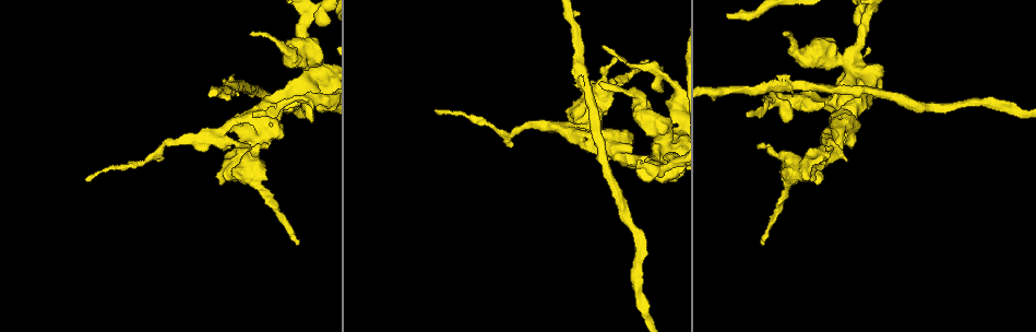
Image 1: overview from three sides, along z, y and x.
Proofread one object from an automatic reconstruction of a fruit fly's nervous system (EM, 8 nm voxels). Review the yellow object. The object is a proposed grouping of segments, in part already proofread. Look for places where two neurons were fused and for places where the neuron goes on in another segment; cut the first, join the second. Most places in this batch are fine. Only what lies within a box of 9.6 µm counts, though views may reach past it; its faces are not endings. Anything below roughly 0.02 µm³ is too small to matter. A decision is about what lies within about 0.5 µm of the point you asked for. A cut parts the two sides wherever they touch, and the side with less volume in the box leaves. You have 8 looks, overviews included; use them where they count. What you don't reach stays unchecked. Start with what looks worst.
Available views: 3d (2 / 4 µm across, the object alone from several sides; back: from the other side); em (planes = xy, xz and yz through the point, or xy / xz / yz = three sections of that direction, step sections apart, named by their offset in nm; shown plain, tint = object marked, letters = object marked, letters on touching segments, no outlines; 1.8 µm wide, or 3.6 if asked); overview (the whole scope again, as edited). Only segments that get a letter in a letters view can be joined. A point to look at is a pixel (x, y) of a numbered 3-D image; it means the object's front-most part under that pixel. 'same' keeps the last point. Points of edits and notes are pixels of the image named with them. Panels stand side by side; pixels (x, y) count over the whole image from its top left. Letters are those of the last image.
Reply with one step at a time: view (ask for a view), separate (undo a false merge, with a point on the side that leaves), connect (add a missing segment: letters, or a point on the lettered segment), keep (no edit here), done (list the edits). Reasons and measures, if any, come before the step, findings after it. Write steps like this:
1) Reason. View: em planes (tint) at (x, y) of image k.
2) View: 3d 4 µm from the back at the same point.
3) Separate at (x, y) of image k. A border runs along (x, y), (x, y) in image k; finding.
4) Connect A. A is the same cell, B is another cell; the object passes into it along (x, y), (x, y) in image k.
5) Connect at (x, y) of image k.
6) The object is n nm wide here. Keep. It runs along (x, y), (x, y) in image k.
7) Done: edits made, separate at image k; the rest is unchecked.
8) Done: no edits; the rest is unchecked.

Calibre changes. View: em 3.6 µm planes (plain) at (662, 150) of image 1.

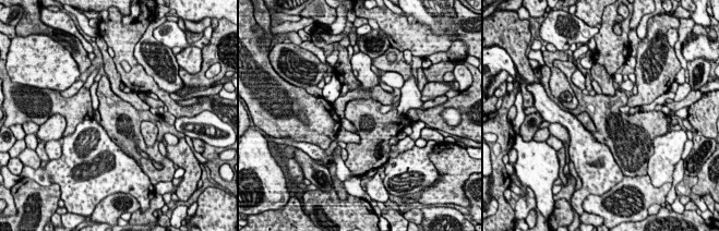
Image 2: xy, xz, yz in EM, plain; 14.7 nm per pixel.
View: em 3.6 µm planes (tint) at the same point.

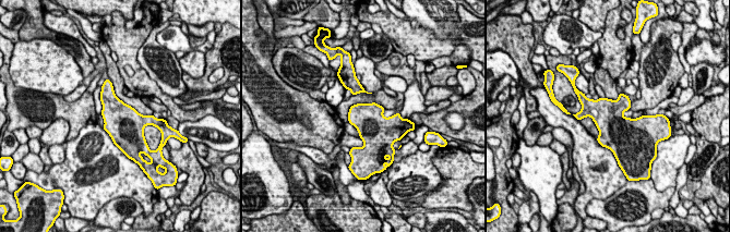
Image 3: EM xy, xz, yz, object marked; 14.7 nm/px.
View: em 3.6 µm planes (letters) at the same point.

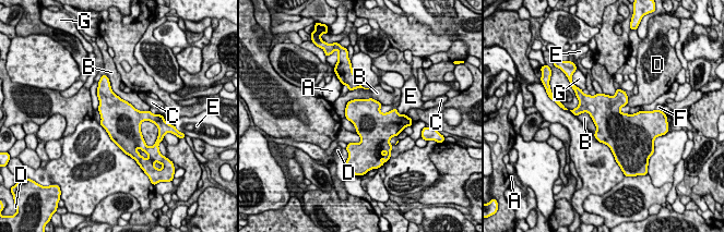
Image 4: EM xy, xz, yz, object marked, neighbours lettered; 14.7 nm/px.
Keep. A, B, C, D, E, F and G are other cells; a border runs along (107, 77), (117, 95), (149, 110) in image 4; one neuron here.

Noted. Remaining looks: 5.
Free end. View: em xy step 16 (tint) at (510, 146) of image 1.

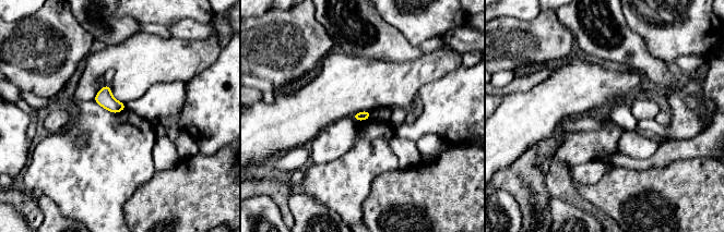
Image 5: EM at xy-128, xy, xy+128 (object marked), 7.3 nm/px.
View: em planes (tint) at the same point.

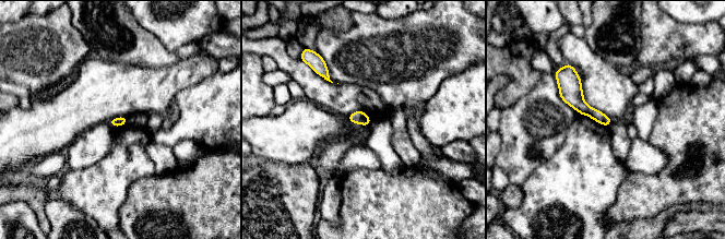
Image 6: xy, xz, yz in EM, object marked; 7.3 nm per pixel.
View: em planes (letters) at the same point.

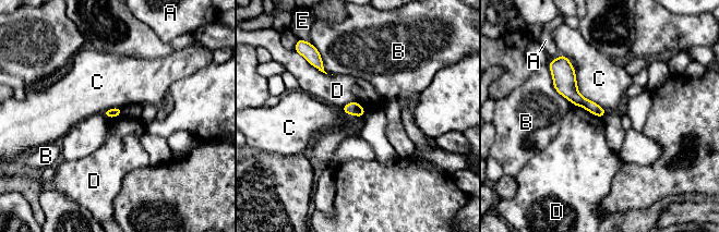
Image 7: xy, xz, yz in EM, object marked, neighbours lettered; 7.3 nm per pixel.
Keep. A, B, C, D and E are other cells; a border runs along (340, 108), (356, 101), (366, 112) in image 7; no lettered segment goes on from it.

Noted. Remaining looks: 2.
Abrupt turn. View: em planes (tint) at (215, 134) of image 1.

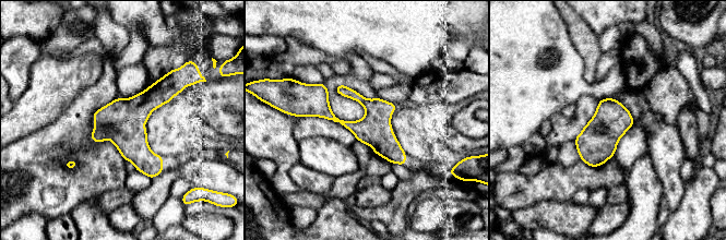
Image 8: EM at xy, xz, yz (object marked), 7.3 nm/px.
View: em planes (letters) at the same point.

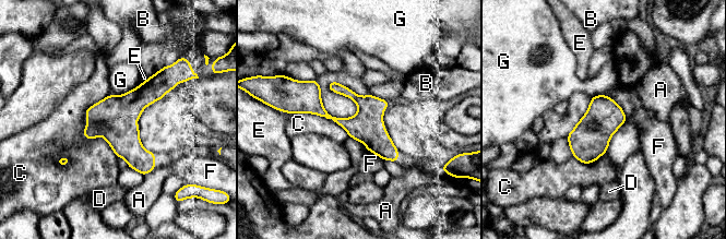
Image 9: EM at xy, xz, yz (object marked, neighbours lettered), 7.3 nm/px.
The object is 240 nm wide here. Keep. A, B, C, D, E, F and G are other cells; a border runs along (108, 94), (83, 134), (118, 157) in image 9; all the same neuron.

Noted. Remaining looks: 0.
Done: no edits; the rest is unchecked.

